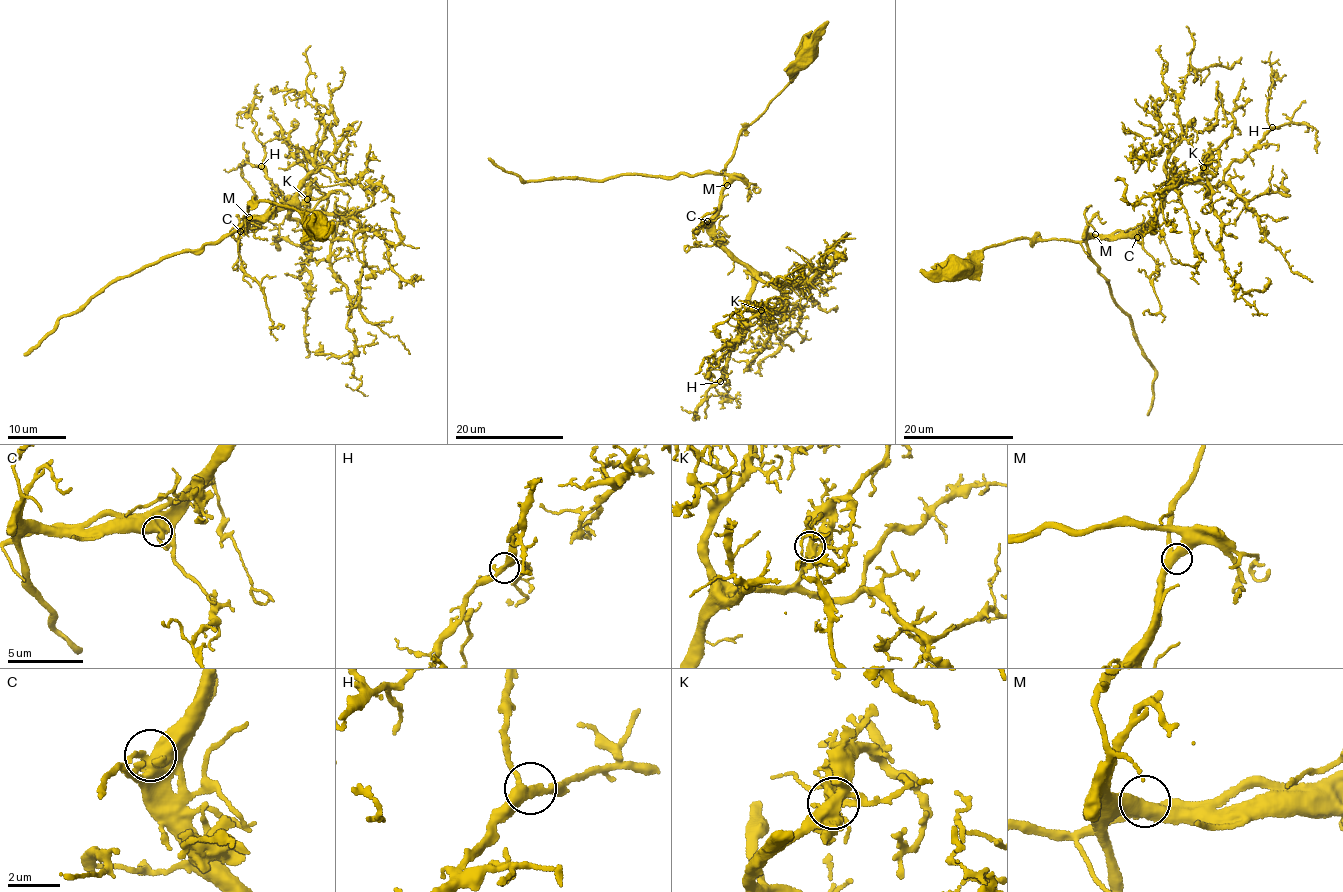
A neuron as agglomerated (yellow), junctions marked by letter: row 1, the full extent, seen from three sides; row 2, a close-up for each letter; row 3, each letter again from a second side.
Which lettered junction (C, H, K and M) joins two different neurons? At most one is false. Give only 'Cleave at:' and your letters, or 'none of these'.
Cleave at: none of these

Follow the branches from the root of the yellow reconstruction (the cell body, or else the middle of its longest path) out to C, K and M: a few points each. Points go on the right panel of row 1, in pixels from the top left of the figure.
C: (956, 269), (988, 247), (1015, 238), (1080, 241), (1137, 237)
K: (956, 269), (988, 247), (1015, 238), (1080, 241), (1125, 234), (1153, 221), (1169, 188), (1197, 181), (1204, 166)
M: (956, 269), (988, 247), (1015, 238), (1080, 241), (1095, 234)

